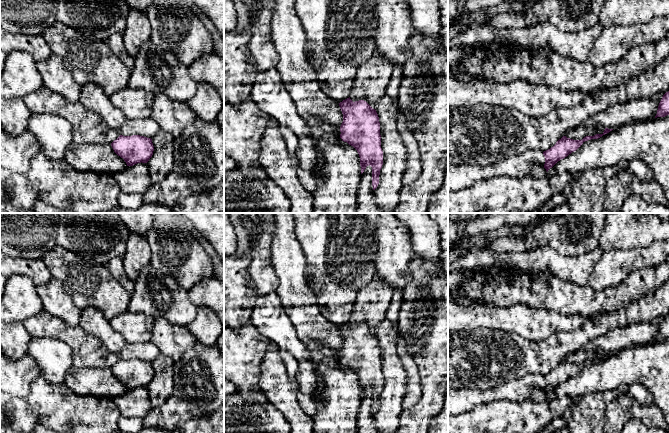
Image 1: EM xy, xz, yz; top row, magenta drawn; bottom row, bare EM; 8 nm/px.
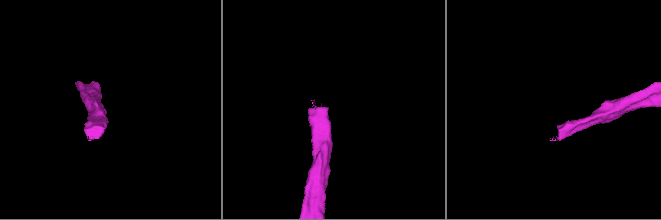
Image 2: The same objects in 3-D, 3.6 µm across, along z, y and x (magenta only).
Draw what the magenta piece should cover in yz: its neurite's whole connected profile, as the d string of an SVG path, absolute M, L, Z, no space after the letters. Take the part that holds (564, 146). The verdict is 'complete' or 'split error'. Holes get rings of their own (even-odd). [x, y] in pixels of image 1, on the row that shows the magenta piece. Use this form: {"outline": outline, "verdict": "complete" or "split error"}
{"outline": "M605 128L602 134L586 136L582 140L563 136L553 147L544 152L539 149L529 149L523 154L487 166L448 164L448 192L469 188L476 182L493 177L524 177L528 175L533 164L542 165L548 172L558 161L576 151L585 141L598 139L612 130Z", "verdict": "split error"}

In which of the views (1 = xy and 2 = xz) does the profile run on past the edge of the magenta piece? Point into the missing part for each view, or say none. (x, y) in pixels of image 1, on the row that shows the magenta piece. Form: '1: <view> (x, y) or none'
1: none
2: none

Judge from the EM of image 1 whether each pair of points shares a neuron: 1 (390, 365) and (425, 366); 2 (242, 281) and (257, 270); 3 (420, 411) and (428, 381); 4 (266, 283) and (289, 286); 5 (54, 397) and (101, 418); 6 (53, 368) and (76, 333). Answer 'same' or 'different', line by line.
1: different
2: different
3: same
4: different
5: same
6: different

